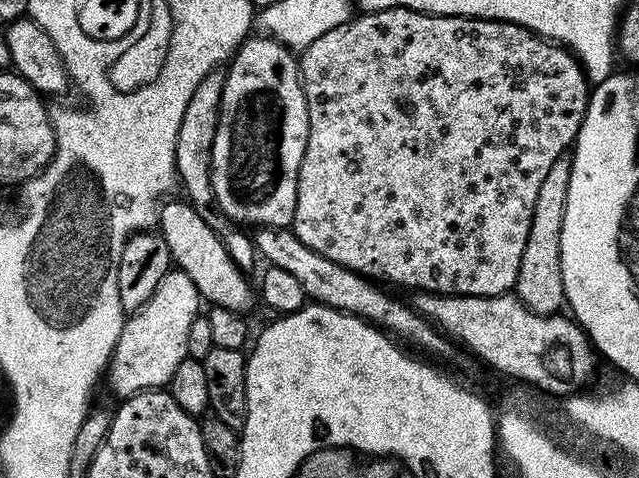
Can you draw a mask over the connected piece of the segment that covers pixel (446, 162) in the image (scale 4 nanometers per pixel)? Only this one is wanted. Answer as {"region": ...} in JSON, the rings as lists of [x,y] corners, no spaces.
{"region":[[[382,8],[360,15],[364,16],[353,15],[342,26],[326,30],[322,38],[314,38],[298,56],[300,81],[308,103],[308,141],[298,170],[296,205],[290,225],[293,234],[310,246],[310,250],[330,258],[330,262],[338,262],[376,282],[389,280],[407,290],[437,292],[443,296],[511,293],[516,287],[526,234],[530,234],[530,218],[534,218],[538,189],[550,166],[554,166],[559,156],[565,155],[569,146],[575,145],[588,109],[590,81],[584,65],[564,45],[545,40],[530,29],[508,24],[505,20],[435,16],[432,12],[416,12],[412,8]]]}

